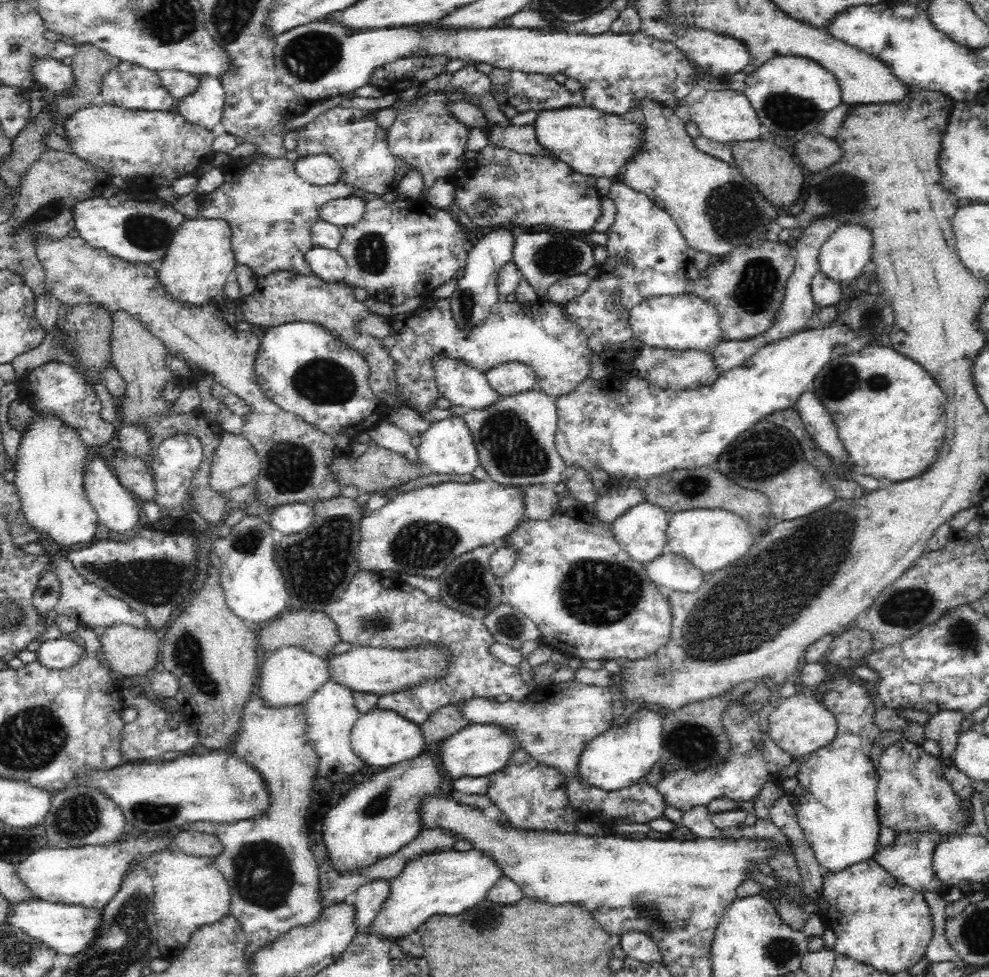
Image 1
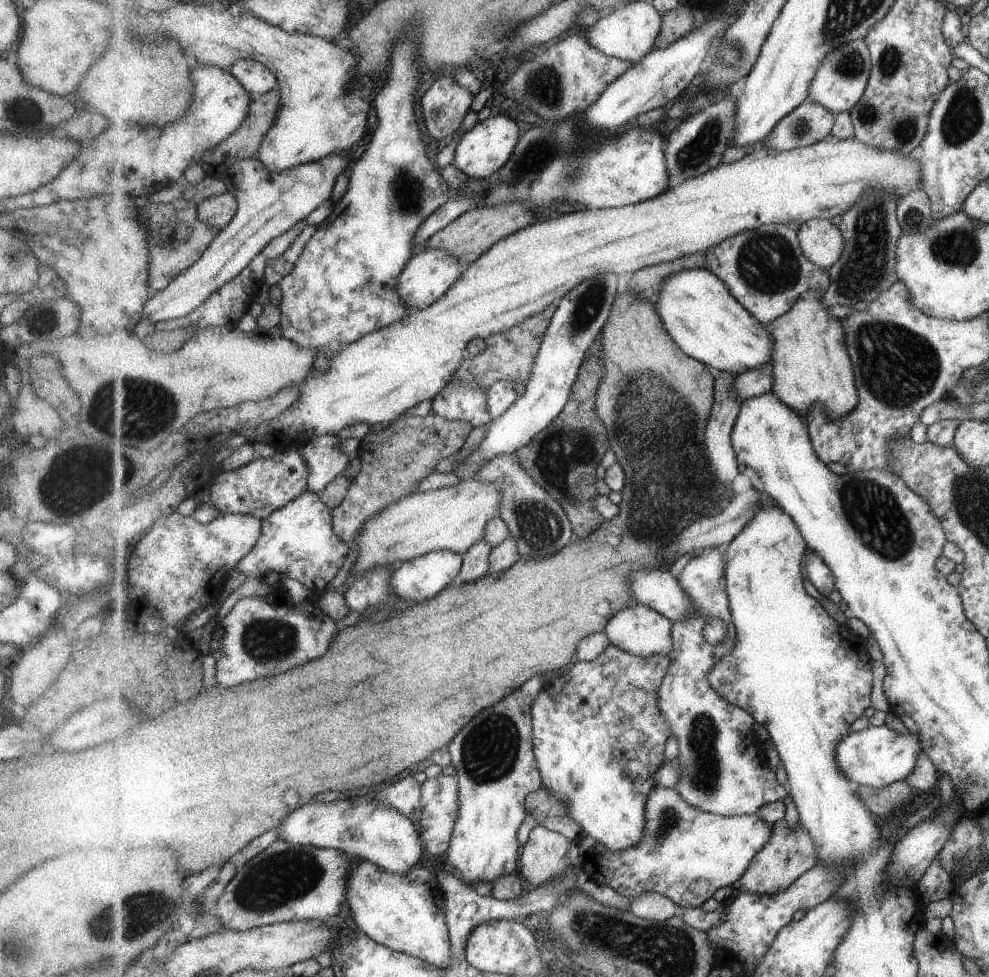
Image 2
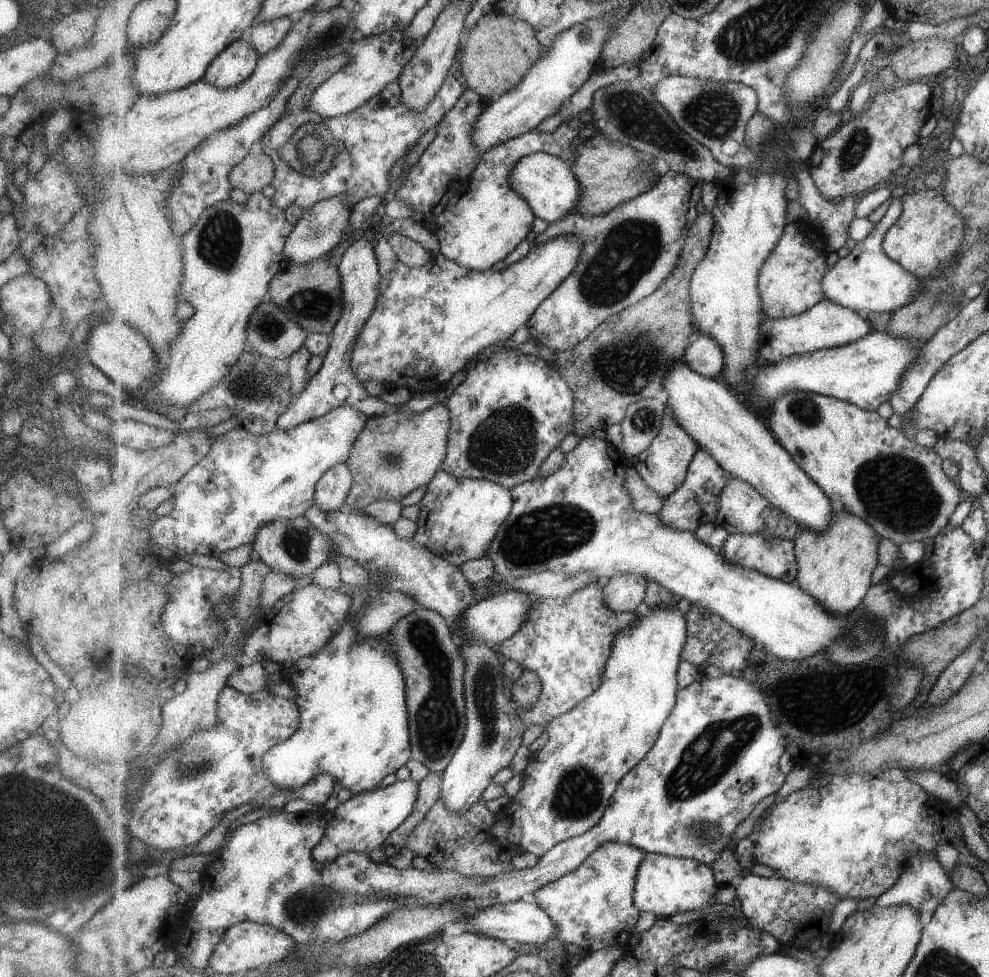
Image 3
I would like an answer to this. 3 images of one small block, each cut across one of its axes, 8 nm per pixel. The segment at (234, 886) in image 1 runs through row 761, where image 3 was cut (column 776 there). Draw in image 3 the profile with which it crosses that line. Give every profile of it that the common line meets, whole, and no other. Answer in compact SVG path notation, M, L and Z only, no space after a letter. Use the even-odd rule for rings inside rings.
M799 221L787 224L775 252L767 258L759 273L759 292L765 315L772 319L799 316L827 299L823 278L827 272L828 240L819 225Z

